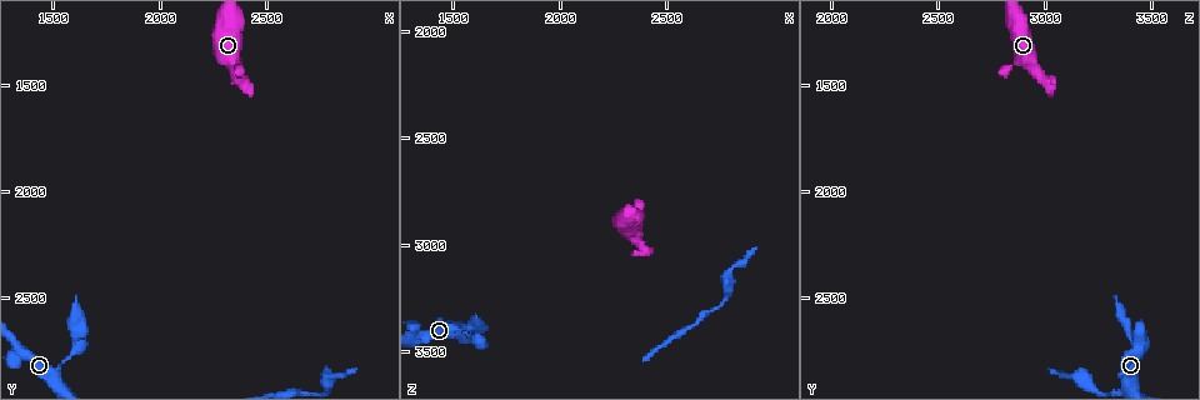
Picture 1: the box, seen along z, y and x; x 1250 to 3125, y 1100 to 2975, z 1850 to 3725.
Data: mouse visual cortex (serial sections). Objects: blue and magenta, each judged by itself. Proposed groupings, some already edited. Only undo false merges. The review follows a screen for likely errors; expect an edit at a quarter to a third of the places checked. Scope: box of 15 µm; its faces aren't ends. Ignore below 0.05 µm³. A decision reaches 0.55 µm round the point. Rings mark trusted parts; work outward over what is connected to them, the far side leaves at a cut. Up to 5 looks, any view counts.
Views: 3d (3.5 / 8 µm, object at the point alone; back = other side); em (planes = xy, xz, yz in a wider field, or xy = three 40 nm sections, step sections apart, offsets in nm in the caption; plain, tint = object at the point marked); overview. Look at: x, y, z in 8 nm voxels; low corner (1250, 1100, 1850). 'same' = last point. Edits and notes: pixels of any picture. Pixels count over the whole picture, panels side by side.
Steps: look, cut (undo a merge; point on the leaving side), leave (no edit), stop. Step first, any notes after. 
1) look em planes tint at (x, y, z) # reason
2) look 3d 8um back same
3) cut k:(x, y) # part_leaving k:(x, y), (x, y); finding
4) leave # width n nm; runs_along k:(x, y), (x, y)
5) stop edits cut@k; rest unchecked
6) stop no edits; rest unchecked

look 3d 3.5um at (2380, 1490, 3020)

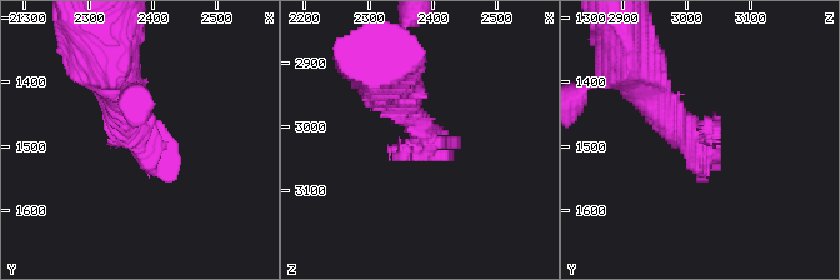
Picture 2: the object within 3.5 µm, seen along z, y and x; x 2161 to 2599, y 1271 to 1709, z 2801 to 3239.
look em xy step 2 tint at (2385, 1490, 3005) # need the tissue

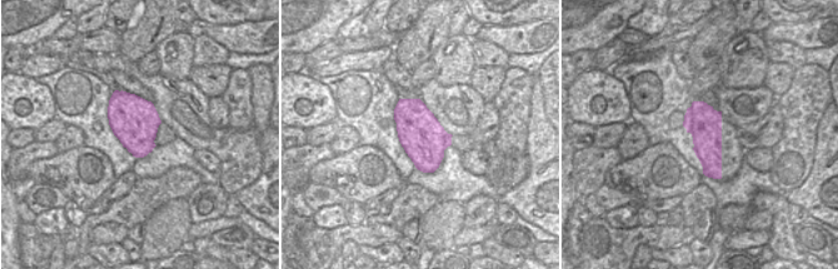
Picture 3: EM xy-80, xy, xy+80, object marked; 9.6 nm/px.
leave # width 420 nm; runs_along 2:(640, 80), (695, 141), (718, 141); one cell here

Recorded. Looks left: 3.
look 3d 3.5um at (1620, 2680, 3420)

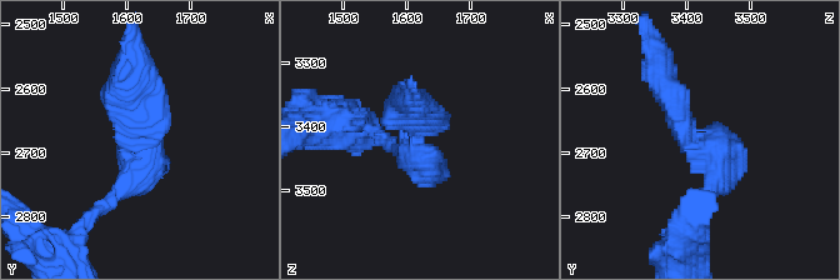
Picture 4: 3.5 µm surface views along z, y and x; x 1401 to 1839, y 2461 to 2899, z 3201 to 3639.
look em planes tint at (1615, 2675, 3410) # arm_widths 200, 400 nm; shape alone is not enough

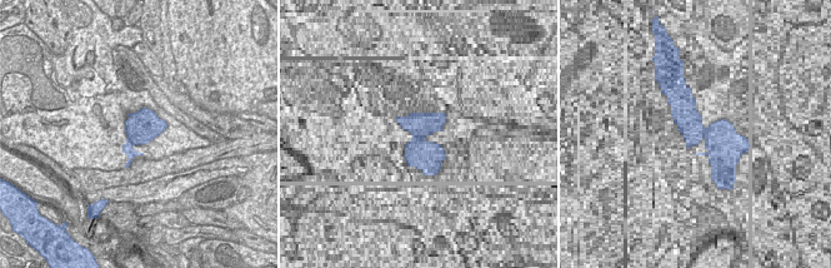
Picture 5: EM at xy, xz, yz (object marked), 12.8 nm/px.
cut 4:(148, 113) # width 420 nm; part_leaving 4:(135, 136), (131, 33); a second cell is stuck on

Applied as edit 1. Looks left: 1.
stop edits cut@4; rest unchecked

